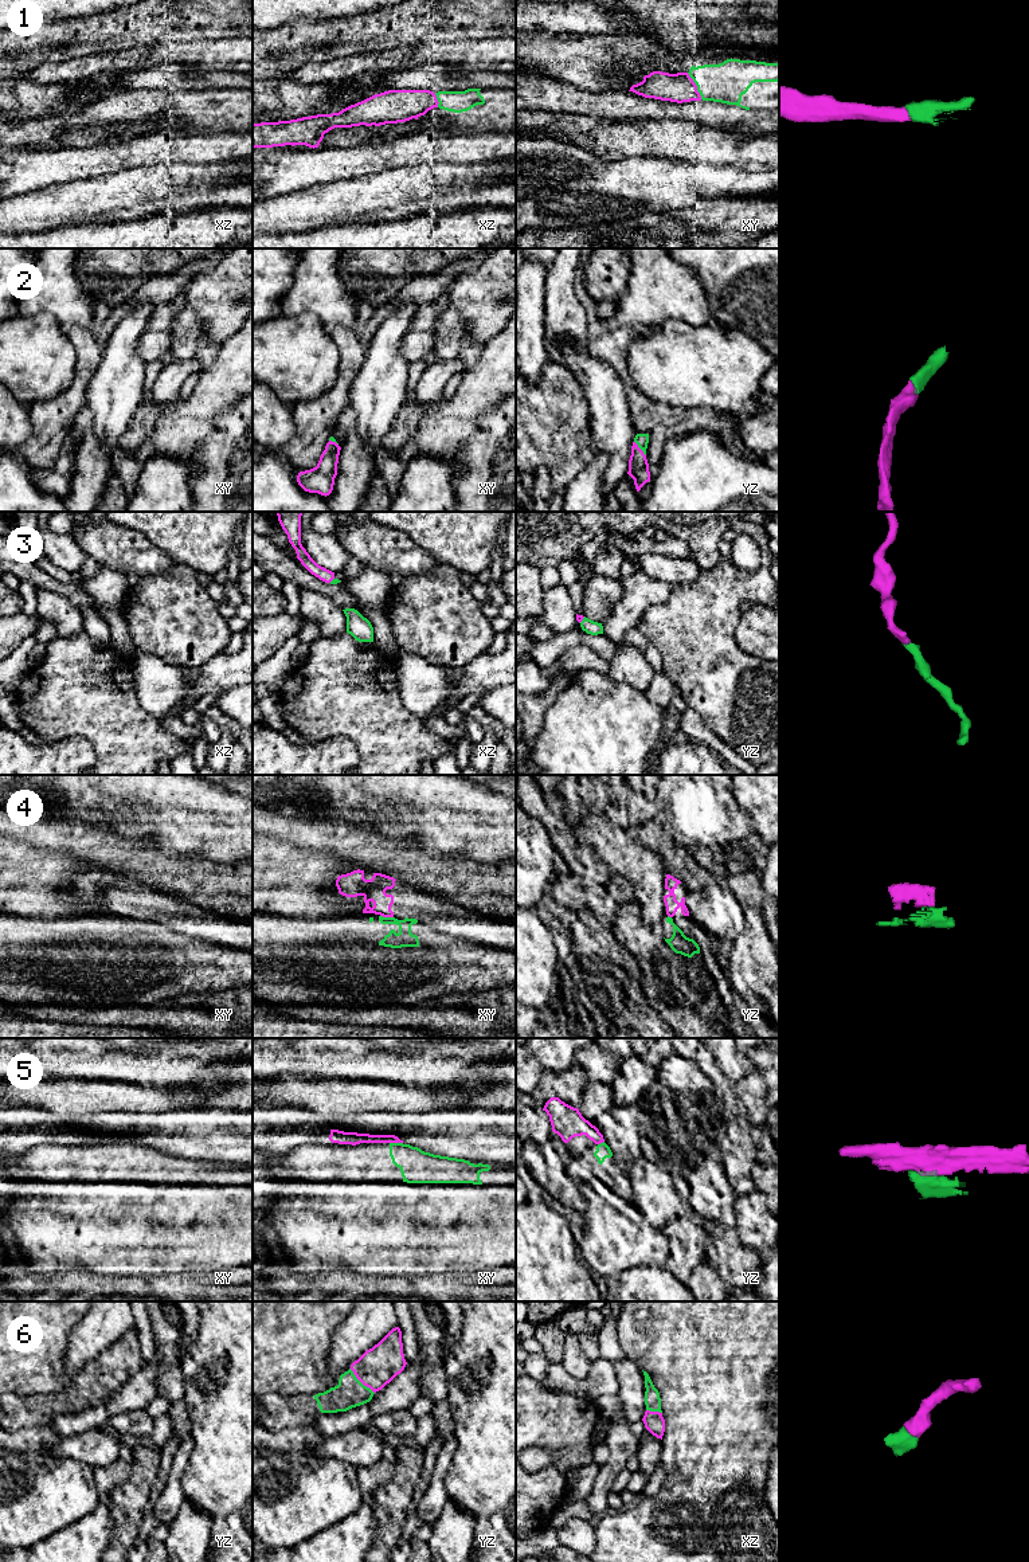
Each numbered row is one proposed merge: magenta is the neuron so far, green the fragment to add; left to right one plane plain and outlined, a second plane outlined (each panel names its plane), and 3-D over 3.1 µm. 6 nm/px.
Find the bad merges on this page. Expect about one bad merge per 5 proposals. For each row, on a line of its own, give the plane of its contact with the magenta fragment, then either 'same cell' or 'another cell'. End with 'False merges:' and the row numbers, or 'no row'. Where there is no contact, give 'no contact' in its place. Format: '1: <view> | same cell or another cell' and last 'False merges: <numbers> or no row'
1: xy | same cell
2: yz | same cell
3: yz | same cell
4: xy | another cell
5: xy | another cell
6: yz | same cell
False merges: 4, 5

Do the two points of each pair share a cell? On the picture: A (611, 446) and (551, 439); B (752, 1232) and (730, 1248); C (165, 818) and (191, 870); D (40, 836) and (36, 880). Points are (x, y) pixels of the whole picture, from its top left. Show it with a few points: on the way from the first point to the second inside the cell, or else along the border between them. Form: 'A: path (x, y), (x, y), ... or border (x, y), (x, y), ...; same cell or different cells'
A: border (589, 412), (590, 441), (594, 454); different cells
B: border (734, 1228), (736, 1234), (758, 1252); different cells
C: border (155, 840), (164, 850), (196, 854), (214, 862); different cells
D: border (14, 834), (38, 846), (58, 848), (70, 853); different cells

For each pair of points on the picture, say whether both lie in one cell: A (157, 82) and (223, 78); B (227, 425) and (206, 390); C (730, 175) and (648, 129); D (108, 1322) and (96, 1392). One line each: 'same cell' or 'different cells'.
A: same cell
B: different cells
C: different cells
D: different cells

